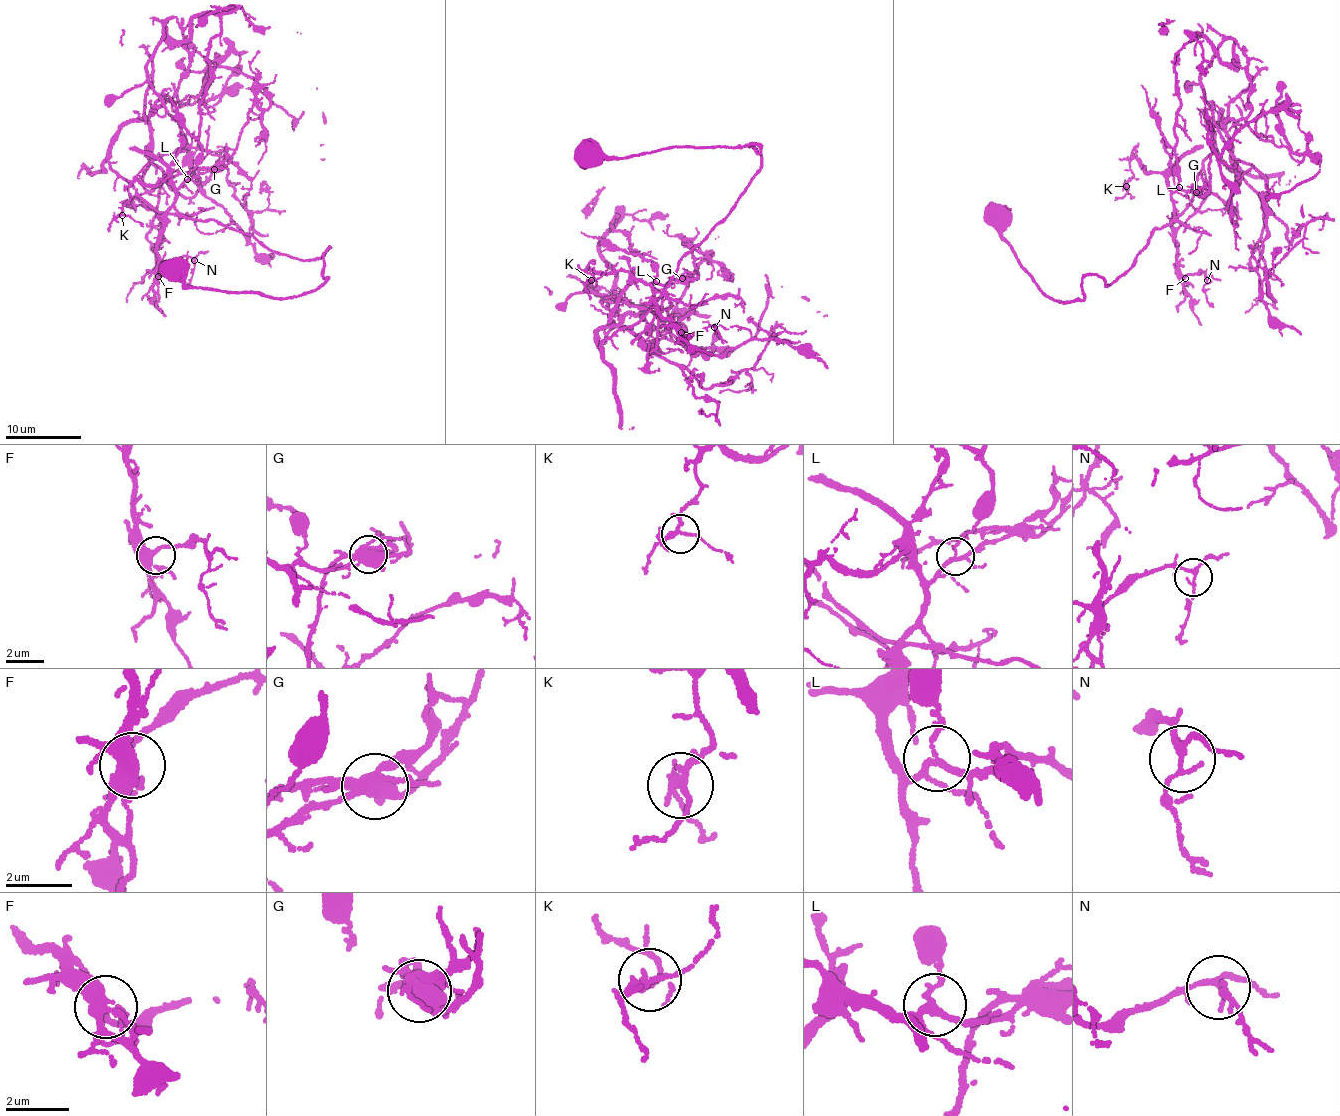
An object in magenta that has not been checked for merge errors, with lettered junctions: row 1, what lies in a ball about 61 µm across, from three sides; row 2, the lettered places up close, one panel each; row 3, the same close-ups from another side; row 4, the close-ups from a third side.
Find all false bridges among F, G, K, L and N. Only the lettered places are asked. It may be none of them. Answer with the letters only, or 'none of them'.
G, L

